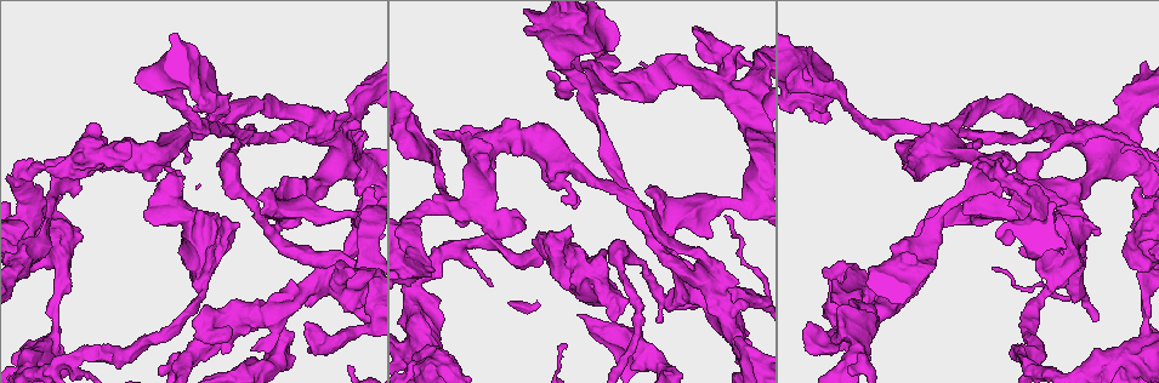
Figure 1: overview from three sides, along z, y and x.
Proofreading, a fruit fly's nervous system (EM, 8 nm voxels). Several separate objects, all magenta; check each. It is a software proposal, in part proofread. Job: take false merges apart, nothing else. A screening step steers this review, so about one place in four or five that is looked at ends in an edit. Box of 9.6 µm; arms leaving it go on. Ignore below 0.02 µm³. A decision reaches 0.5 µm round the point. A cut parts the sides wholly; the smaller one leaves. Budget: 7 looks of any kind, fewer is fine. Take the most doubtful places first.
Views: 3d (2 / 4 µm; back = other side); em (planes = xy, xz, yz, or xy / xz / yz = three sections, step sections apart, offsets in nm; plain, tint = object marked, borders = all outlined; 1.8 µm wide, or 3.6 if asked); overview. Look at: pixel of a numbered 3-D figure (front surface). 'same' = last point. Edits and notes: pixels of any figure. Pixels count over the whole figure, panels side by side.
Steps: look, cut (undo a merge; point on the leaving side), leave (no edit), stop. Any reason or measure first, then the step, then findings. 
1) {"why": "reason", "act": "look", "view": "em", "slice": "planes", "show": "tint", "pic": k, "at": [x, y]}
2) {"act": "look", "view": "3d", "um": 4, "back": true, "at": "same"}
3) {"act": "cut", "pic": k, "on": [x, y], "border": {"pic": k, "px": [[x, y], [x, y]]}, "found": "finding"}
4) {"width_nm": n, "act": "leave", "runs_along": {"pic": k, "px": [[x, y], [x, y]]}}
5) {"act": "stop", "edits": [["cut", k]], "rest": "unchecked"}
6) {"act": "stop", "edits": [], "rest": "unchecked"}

{"why": "three-way junction", "act": "look", "view": "em", "slice": "xy", "step": 8, "show": "tint", "pic": 1, "at": [273, 229]}

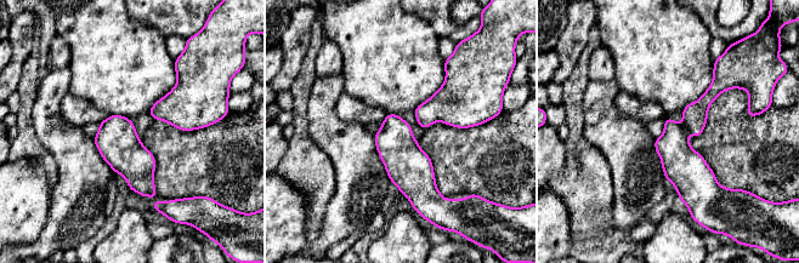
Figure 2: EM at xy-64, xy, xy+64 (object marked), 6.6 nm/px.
{"act": "look", "view": "em", "slice": "planes", "show": "borders", "at": "same"}

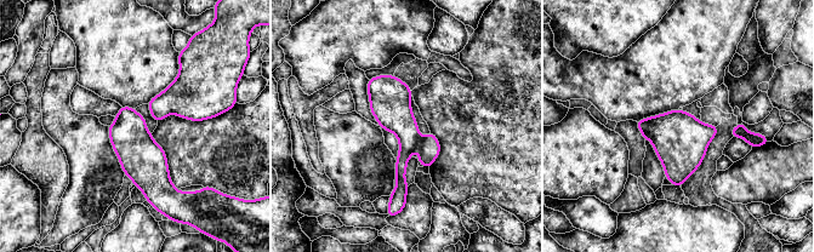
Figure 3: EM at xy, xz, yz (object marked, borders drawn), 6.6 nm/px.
{"act": "cut", "pic": 3, "on": [394, 114], "border": {"pic": 3, "px": [[421, 139], [417, 145]]}, "found": "a second cell is stuck on"}

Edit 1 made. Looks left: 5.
{"why": "redraw", "act": "look", "view": "overview"}

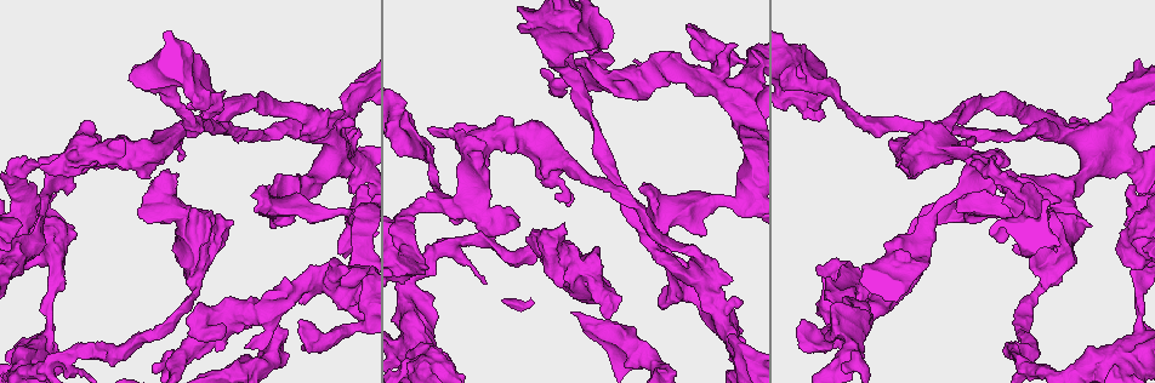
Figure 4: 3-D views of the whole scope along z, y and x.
{"why": "thick turns thin", "act": "look", "view": "em", "um": 3.6, "slice": "xy", "step": 4, "show": "tint", "pic": 4, "at": [1136, 353]}

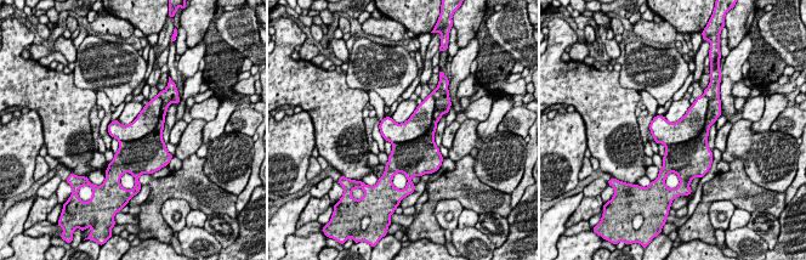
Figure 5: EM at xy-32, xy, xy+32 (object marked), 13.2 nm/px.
{"act": "cut", "pic": 5, "on": [692, 123], "border": {"pic": 5, "px": [[708, 105], [696, 136], [665, 146]]}, "found": "two cells meet here"}

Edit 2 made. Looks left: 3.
{"why": "a fork", "act": "look", "view": "em", "slice": "planes", "show": "plain", "pic": 4, "at": [407, 260]}

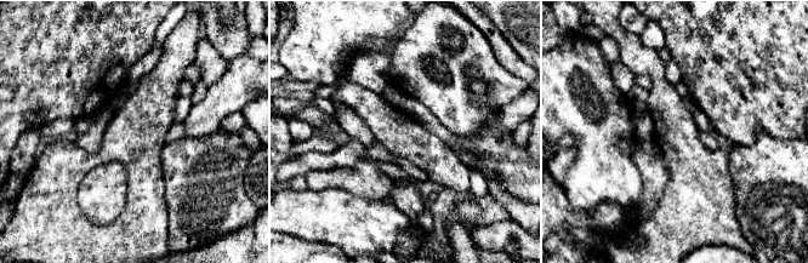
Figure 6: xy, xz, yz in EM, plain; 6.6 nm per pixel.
{"why": "where the object lies", "act": "look", "view": "em", "slice": "planes", "show": "tint", "at": "same"}

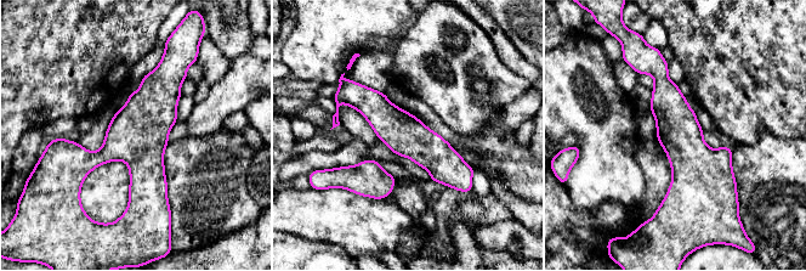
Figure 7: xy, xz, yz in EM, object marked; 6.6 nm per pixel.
{"act": "leave", "runs_along": {"pic": 7, "px": [[346, 97], [368, 101], [467, 176]]}, "found": "one cell here"}

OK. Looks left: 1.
{"act": "stop", "edits": [["cut", 3], ["cut", 5]], "rest": "unchecked"}

